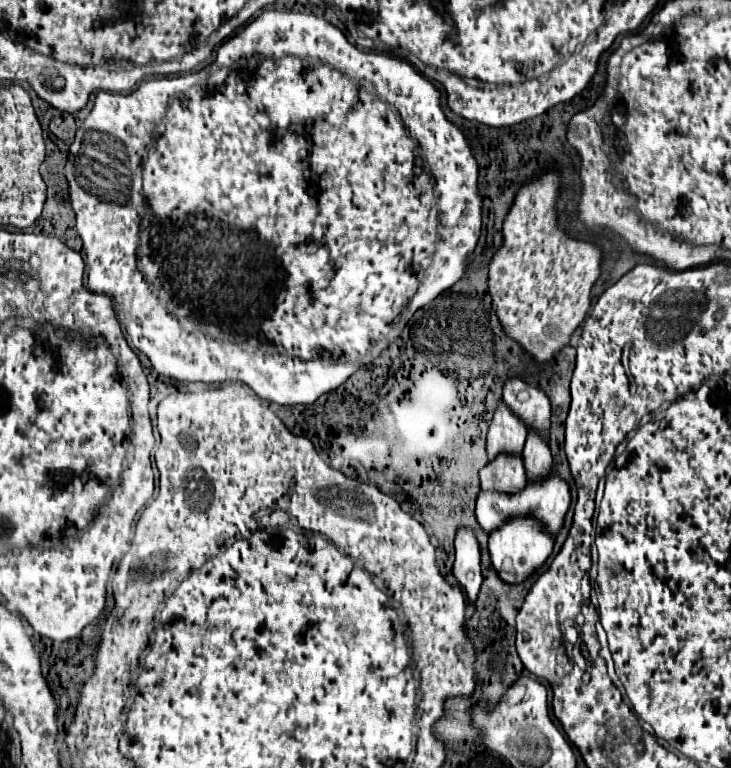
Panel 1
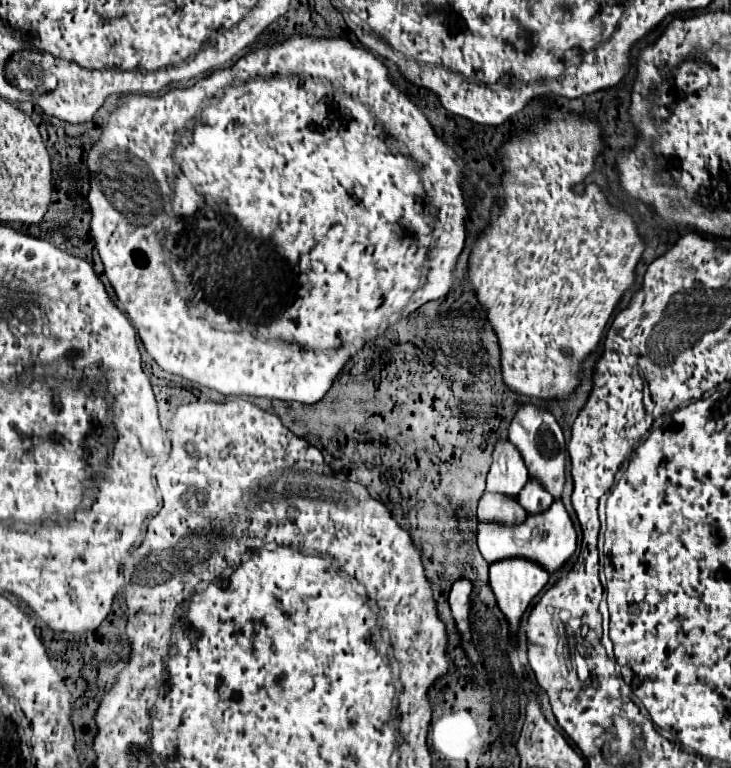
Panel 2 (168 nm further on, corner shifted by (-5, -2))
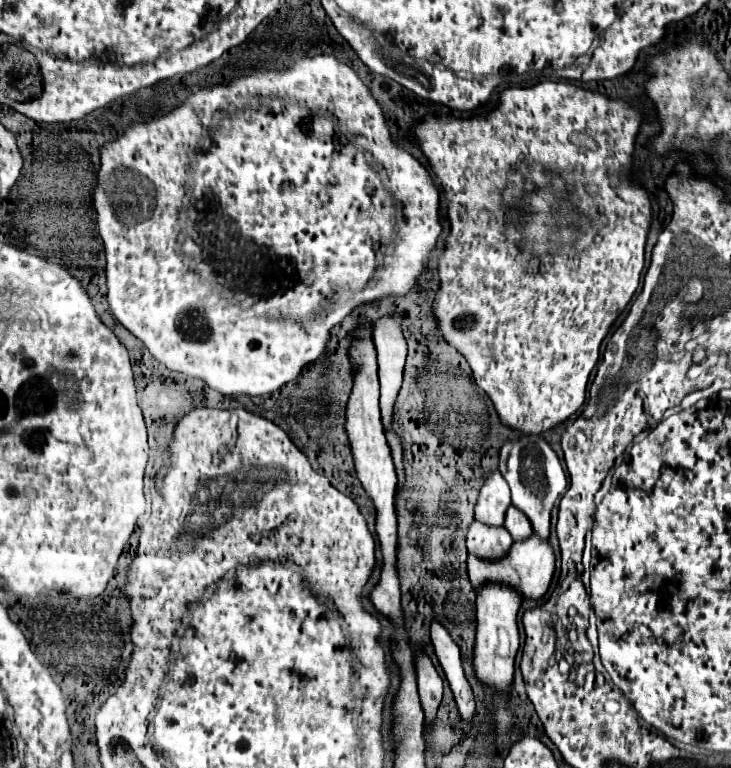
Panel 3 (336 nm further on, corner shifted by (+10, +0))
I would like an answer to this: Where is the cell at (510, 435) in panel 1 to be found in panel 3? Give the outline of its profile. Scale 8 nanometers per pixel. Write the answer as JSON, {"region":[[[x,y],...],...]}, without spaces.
{"region":[[[494,471],[486,477],[486,483],[480,491],[476,503],[476,521],[490,527],[502,527],[508,507],[510,507],[508,483],[504,483],[500,471]]]}

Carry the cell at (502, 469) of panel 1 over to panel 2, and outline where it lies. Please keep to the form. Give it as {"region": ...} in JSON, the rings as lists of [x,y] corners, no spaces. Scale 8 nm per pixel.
{"region":[[[485,491],[477,517],[479,521],[523,521],[527,511],[519,505],[519,499],[515,495],[503,495],[503,493],[489,493]]]}

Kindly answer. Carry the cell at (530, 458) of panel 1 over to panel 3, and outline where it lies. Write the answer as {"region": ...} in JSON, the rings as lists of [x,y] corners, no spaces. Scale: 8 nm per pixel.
{"region":[[[516,507],[508,509],[504,527],[508,529],[508,533],[512,535],[514,541],[524,541],[524,539],[528,539],[528,535],[532,535],[532,525],[528,523],[528,517],[520,515],[520,511],[516,511]]]}

